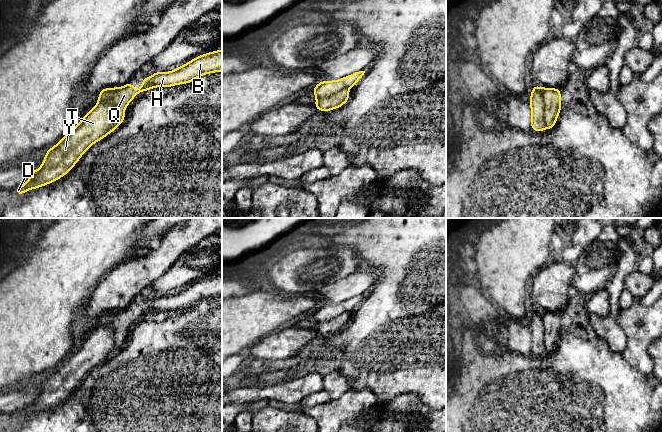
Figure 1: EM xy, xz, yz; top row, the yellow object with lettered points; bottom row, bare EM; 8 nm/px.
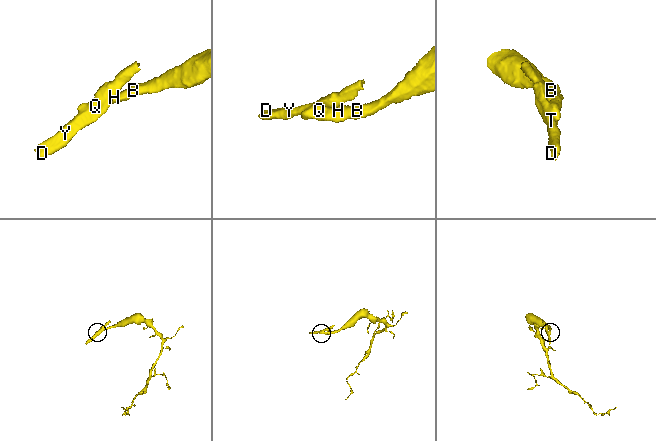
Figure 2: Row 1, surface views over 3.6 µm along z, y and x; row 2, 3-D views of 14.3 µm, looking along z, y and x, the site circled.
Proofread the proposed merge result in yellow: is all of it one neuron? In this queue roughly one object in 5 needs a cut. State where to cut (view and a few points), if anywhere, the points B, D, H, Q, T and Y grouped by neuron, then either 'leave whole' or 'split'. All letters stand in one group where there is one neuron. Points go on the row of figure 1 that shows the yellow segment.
cut yz (541, 88), (543, 117), (546, 128); groups B H Q / D T Y; split

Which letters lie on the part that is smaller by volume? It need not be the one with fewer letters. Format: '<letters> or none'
D, T, Y

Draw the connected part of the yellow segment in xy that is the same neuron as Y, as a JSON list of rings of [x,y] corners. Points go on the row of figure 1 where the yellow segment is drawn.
[[[107,102],[91,108],[78,125],[46,151],[45,158],[36,171],[28,169],[30,178],[15,189],[15,195],[22,195],[67,175],[94,143],[118,128],[120,124],[115,122],[113,110],[113,106]]]

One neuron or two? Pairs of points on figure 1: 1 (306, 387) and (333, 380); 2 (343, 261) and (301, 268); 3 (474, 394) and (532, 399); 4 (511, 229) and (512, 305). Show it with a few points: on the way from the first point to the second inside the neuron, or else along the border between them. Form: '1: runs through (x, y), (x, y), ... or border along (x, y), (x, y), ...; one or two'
1: border along (322, 377), (324, 389); two
2: runs through (333, 263), (311, 268); one
3: runs through (488, 399), (518, 399); one
4: runs through (511, 248), (511, 286); one

